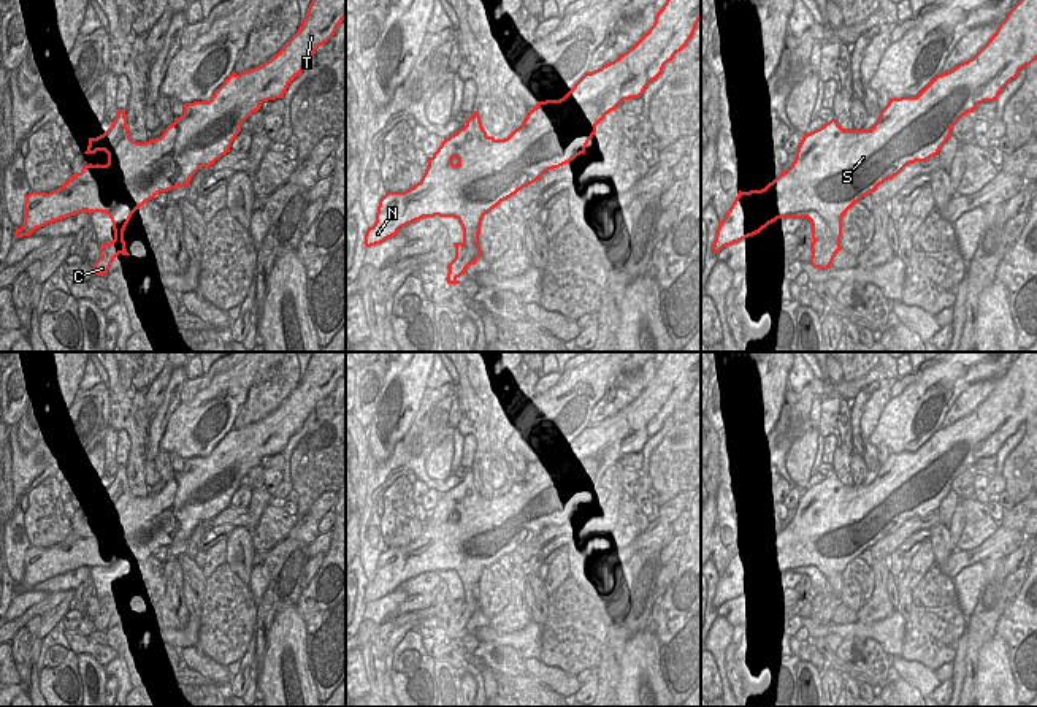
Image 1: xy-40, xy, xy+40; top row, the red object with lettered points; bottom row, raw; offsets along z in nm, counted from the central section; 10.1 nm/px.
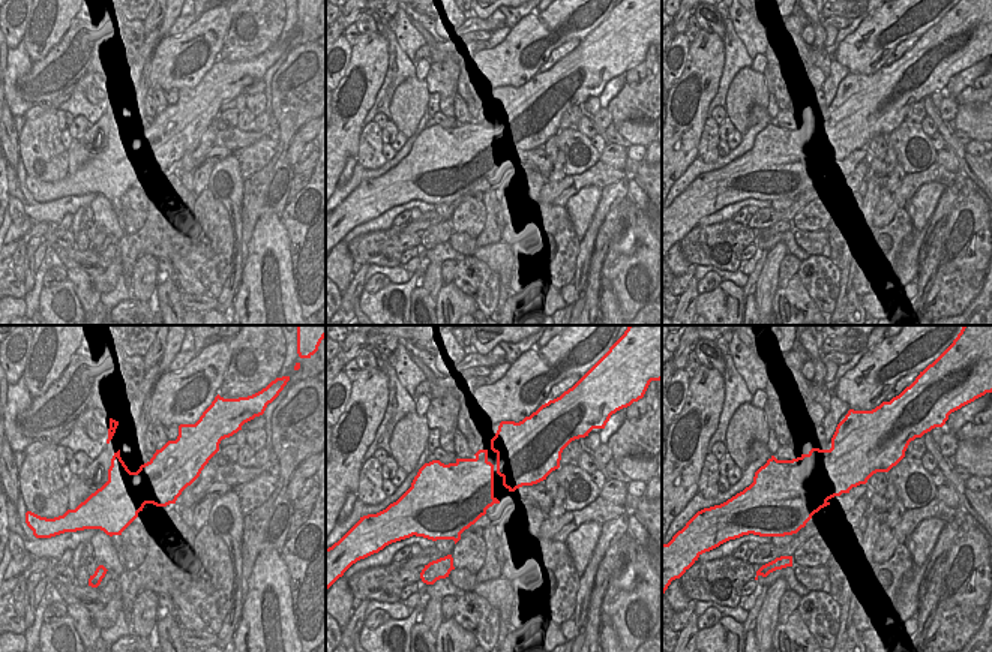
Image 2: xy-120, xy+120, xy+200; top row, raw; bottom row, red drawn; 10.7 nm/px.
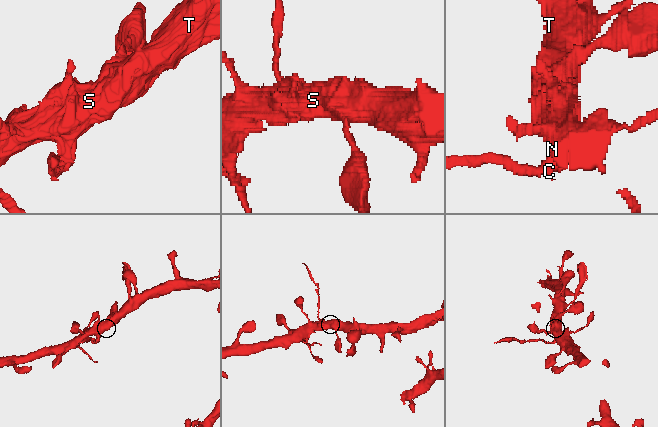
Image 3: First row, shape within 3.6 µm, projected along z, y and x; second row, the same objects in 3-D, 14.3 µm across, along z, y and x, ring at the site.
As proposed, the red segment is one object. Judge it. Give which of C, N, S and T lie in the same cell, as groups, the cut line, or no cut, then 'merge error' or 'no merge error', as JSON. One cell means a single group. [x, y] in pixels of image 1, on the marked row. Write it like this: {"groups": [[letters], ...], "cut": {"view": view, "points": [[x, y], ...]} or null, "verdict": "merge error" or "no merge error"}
{"groups": [["C"], ["N", "S", "T"]], "cut": {"view": "xy+40", "points": [[814, 238], [834, 238], [839, 241]]}, "verdict": "merge error"}

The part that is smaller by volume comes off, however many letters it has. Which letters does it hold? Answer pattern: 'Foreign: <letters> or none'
Foreign: C

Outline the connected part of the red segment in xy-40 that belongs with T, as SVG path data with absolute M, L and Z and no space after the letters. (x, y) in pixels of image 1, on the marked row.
M312 0L298 32L276 55L239 75L232 73L209 101L184 105L184 114L176 117L160 138L146 143L133 141L128 133L125 111L119 109L117 117L103 135L89 138L89 146L84 152L95 154L97 151L105 151L108 163L86 165L79 173L71 174L62 187L49 193L30 192L24 203L24 224L21 228L16 228L14 239L30 236L36 228L79 212L108 214L114 230L111 243L116 243L119 236L124 238L124 230L138 208L160 192L189 185L192 176L200 168L211 166L230 152L233 139L241 132L241 124L252 113L258 111L263 101L284 97L289 84L301 75L316 49L335 35L344 17L346 0Z

